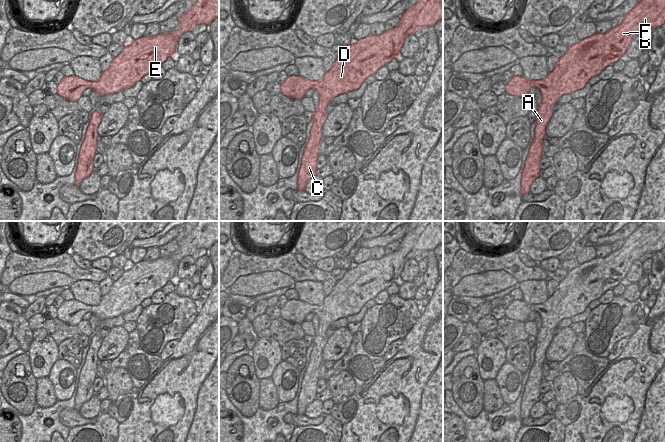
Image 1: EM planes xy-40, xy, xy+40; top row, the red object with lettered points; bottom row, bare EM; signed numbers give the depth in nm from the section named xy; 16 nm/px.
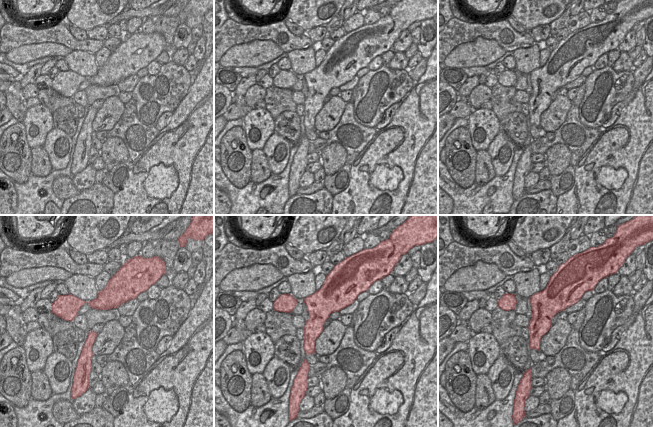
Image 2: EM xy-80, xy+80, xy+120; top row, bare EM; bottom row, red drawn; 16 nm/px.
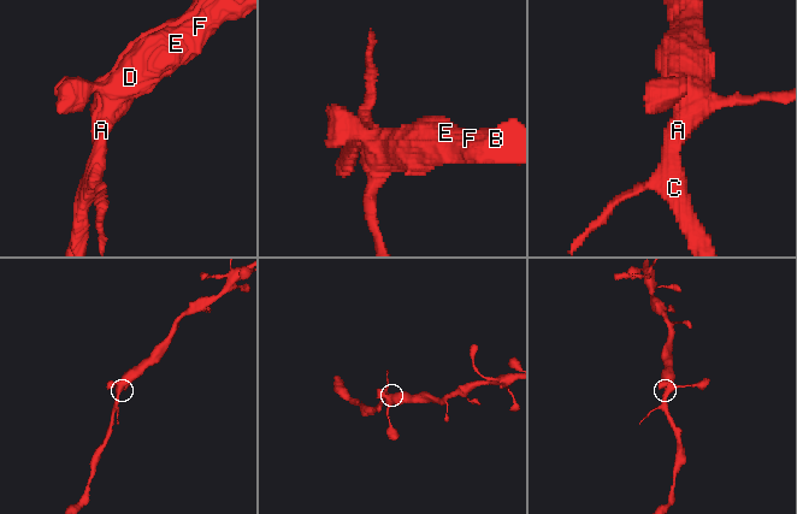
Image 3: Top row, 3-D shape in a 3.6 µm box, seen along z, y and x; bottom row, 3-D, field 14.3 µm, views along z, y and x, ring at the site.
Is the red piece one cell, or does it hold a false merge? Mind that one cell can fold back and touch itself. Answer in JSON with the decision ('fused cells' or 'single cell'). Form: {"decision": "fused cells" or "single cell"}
{"decision": "single cell"}

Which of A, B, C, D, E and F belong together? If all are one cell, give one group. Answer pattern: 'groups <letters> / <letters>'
groups A B C D E F

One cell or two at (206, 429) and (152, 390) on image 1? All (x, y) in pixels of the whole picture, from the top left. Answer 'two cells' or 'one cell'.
one cell

